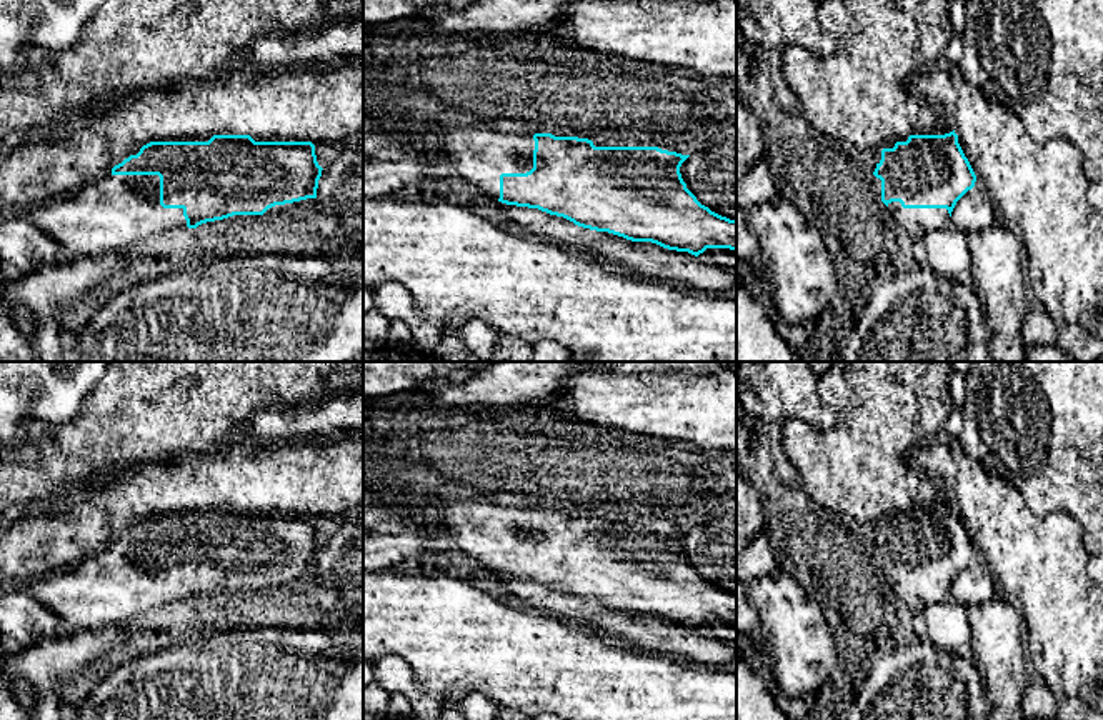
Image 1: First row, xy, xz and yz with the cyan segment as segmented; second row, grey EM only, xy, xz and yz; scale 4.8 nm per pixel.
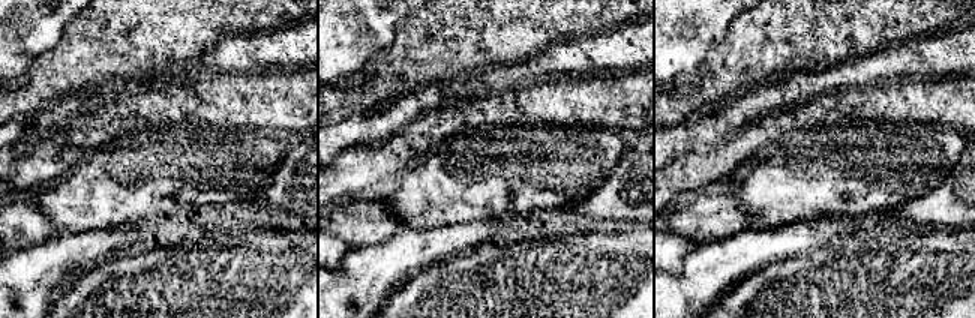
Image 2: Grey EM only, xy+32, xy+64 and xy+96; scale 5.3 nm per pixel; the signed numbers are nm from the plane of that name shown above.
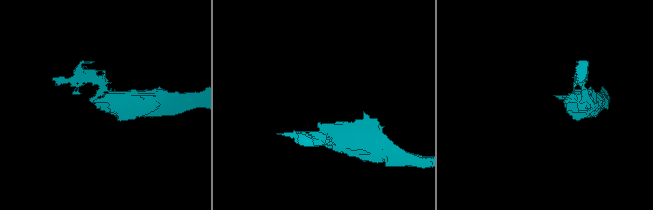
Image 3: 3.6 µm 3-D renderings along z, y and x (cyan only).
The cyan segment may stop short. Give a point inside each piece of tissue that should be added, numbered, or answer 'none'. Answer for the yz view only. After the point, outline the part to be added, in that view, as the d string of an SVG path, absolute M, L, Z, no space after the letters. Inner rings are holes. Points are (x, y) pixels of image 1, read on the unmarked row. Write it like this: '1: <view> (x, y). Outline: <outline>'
1: yz (918, 595). Outline: M900 575L888 577L896 600L906 603L913 612L946 602L951 597L946 582L903 582Z

